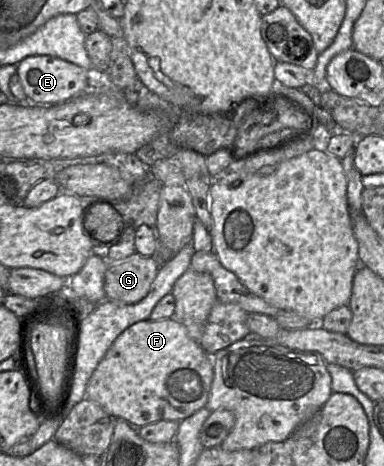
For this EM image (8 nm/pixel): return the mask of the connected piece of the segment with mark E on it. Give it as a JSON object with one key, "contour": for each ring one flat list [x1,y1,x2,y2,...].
{"contour":[[35,55,23,59,17,65,27,100,32,103,56,104,67,102,86,91,88,70,76,64,49,55]]}

